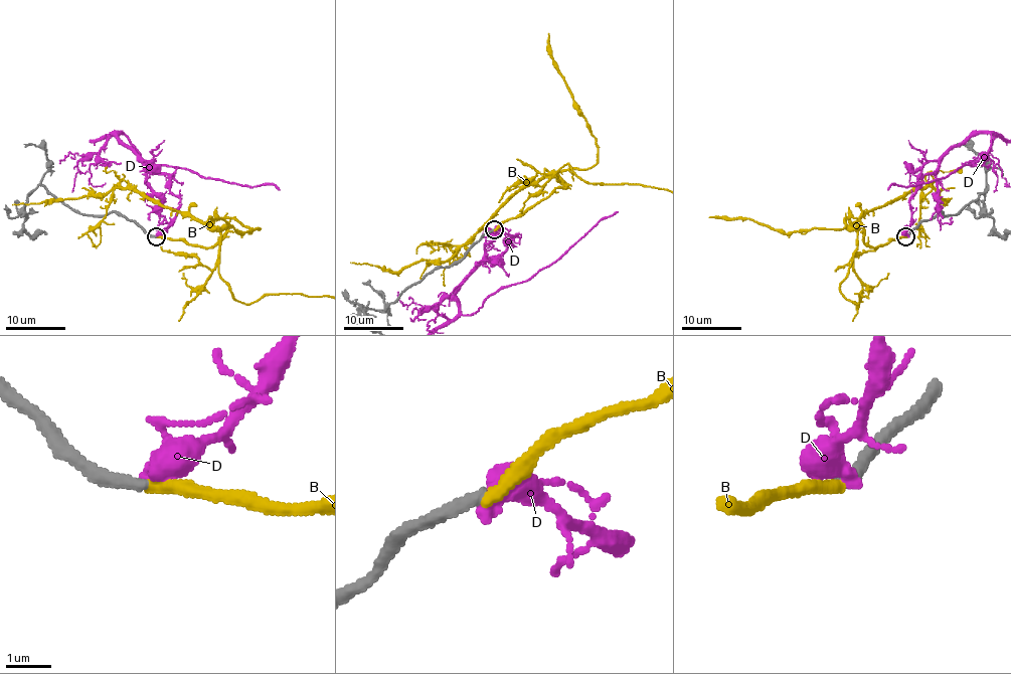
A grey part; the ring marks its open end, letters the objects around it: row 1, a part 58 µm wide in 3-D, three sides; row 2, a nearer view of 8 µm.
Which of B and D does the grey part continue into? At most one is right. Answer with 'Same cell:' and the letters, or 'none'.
Same cell: B

